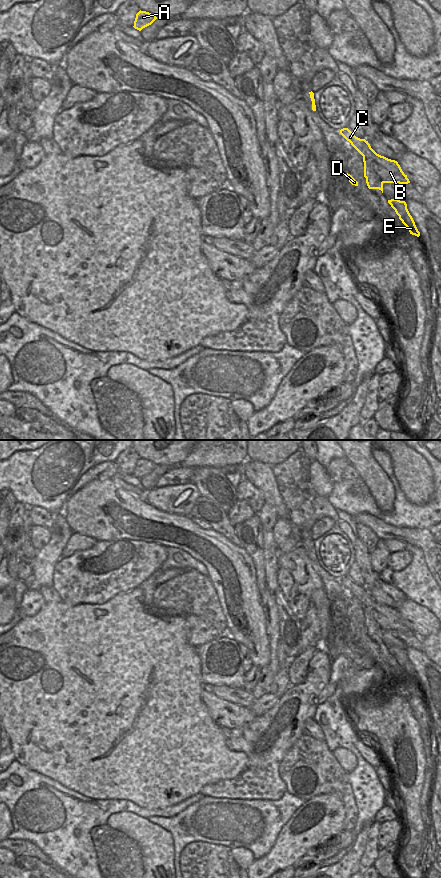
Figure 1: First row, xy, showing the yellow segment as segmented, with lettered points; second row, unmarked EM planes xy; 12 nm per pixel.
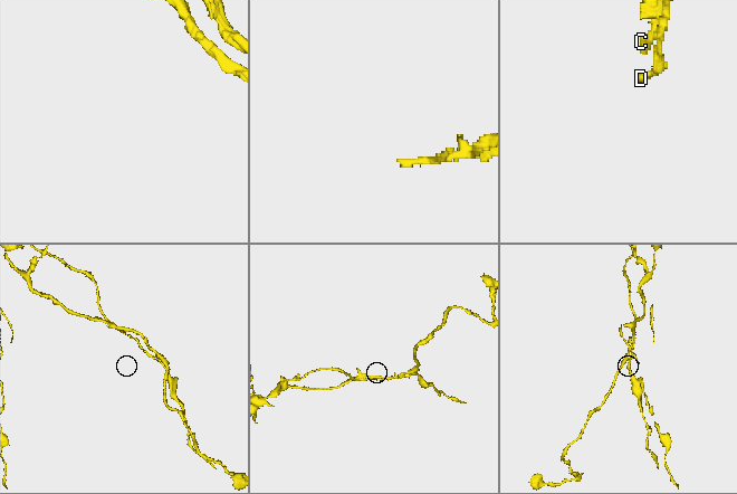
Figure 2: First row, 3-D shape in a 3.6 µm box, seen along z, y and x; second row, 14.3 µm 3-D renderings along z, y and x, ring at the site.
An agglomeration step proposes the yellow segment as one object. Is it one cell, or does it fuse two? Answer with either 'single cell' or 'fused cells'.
fused cells

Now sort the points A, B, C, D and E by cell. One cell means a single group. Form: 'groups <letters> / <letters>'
groups A B C / D E

